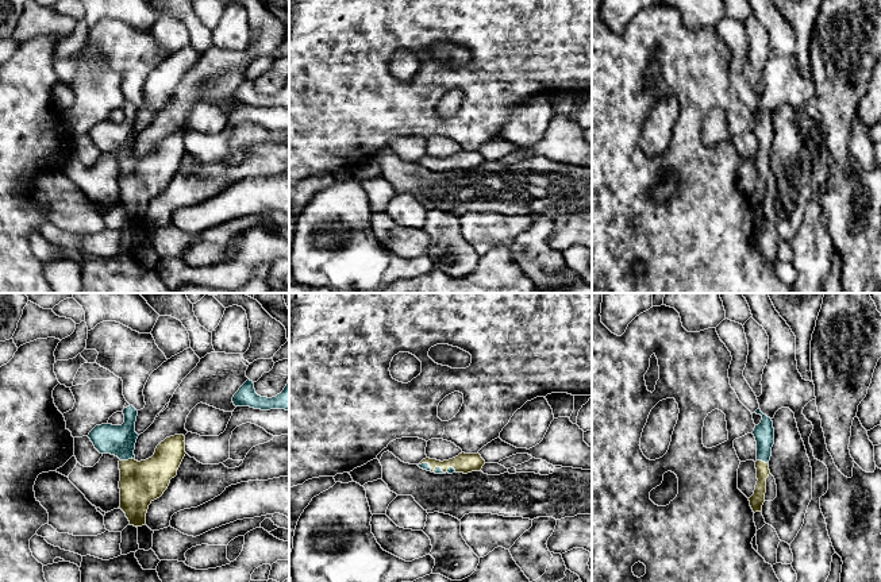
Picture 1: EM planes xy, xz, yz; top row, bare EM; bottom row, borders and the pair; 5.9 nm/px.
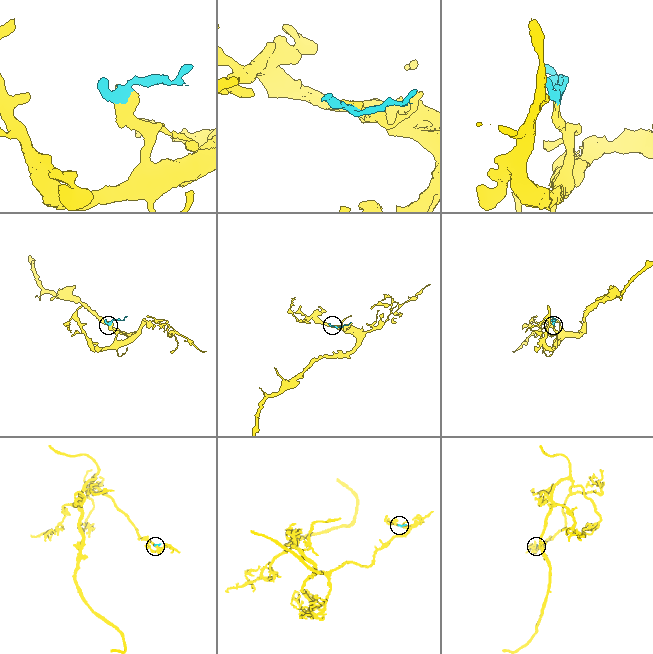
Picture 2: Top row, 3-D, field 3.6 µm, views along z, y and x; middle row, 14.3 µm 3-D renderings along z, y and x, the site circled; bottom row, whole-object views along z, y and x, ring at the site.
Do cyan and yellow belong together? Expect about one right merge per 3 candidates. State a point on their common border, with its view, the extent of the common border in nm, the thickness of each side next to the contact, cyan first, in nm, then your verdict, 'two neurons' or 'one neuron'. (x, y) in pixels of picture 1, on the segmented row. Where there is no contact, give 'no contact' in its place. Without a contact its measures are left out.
meets cyan in xy at (126, 459); contact 80 nm long; 190 nm thick on the cyan side, 260 nm on the other; one neuron

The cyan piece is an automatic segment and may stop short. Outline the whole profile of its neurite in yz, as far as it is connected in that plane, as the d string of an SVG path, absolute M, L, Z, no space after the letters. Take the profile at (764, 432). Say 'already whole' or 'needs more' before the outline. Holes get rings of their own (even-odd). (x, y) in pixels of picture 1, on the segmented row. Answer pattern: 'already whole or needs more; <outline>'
needs more; M723 320L716 332L720 340L731 352L732 361L728 369L730 385L735 390L739 401L751 412L762 416L762 420L755 425L753 435L757 442L757 485L754 494L749 498L753 512L762 512L766 493L766 478L770 474L769 460L772 456L772 447L774 444L774 428L770 417L763 415L755 393L743 377L743 370L747 363L749 344L742 324Z

